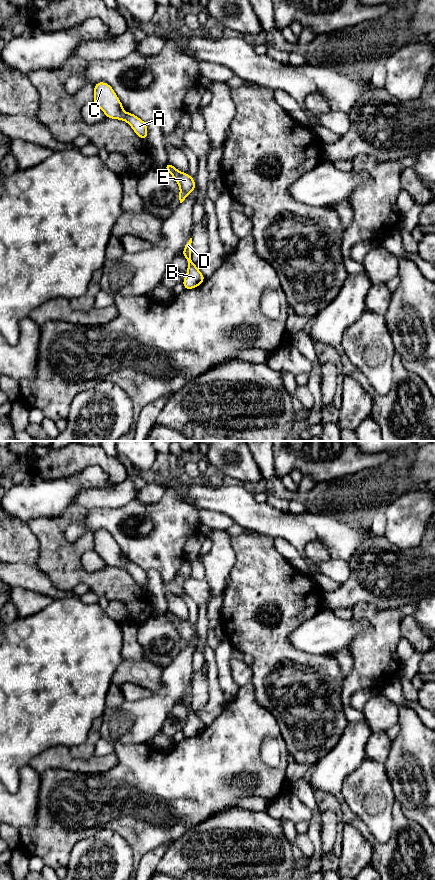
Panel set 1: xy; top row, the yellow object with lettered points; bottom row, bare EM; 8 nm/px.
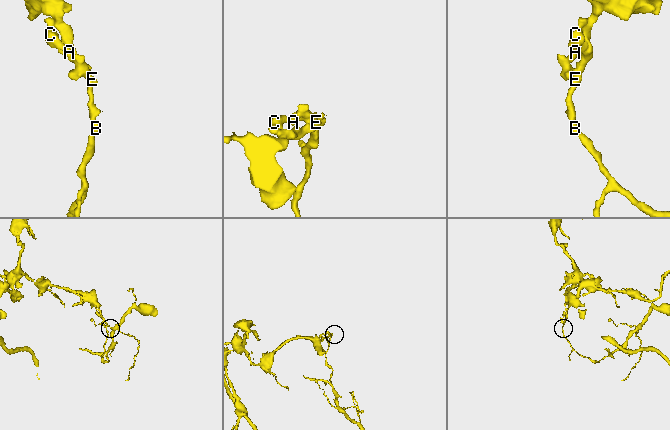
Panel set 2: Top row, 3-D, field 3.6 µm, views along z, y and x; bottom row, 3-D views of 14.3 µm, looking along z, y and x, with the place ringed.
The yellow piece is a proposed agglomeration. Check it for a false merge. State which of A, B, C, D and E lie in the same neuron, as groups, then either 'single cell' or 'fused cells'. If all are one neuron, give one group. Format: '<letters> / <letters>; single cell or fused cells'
A B C D / E; fused cells

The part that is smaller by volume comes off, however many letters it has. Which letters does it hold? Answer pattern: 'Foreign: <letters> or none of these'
Foreign: A, B, C, D

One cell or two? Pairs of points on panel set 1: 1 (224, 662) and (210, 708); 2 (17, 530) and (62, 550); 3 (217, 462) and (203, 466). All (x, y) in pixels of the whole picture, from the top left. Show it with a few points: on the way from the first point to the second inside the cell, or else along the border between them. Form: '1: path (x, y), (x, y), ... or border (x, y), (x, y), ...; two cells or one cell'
1: border (215, 657), (218, 684), (226, 701); two cells
2: border (27, 524), (39, 542), (37, 563); two cells
3: border (203, 456), (208, 463), (209, 472); two cells

